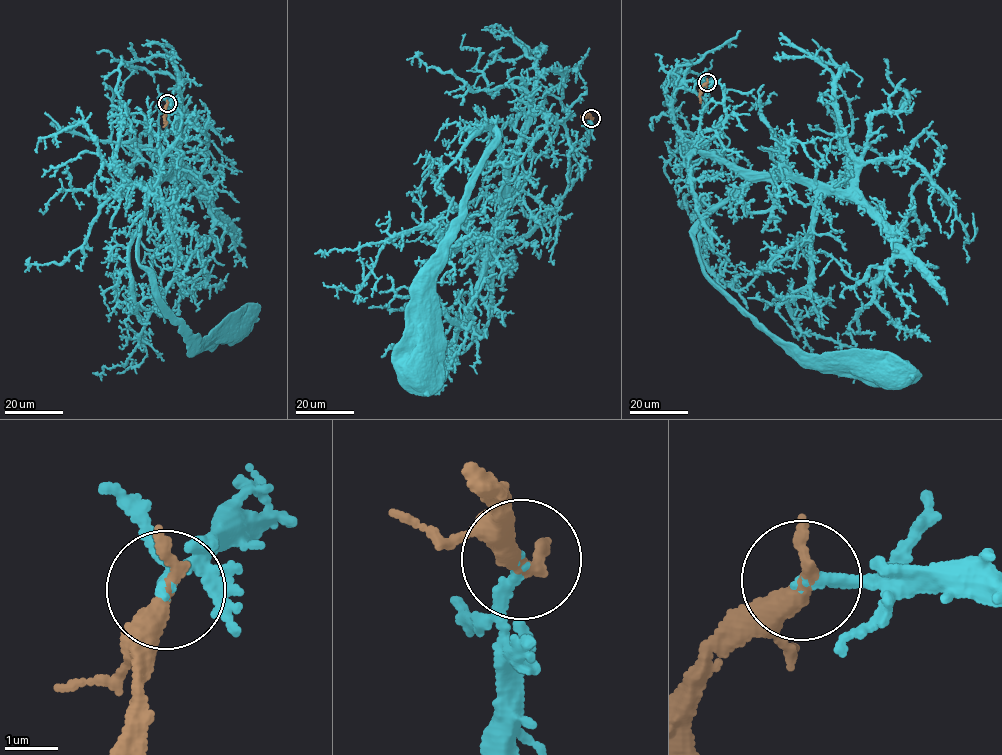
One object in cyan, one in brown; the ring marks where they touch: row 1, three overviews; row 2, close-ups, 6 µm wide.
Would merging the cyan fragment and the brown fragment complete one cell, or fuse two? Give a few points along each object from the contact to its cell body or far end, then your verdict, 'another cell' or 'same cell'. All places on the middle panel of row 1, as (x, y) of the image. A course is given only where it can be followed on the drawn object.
course cyan (592, 119), (576, 149), (536, 109), (506, 162), (493, 131), (435, 279), (433, 351), (417, 366); course brown (592, 119), (588, 114), (580, 115); same cell

